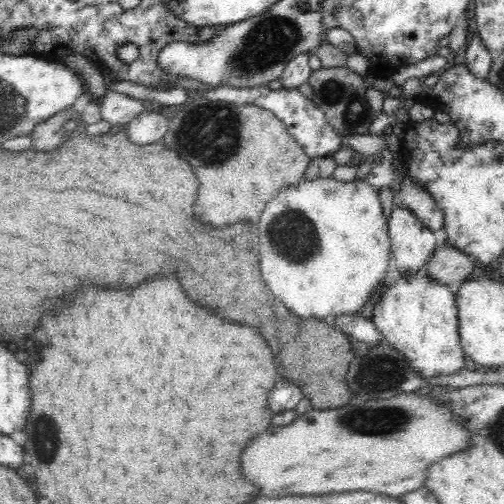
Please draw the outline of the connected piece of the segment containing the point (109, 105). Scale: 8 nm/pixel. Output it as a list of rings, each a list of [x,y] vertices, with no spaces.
[[[107,90],[100,99],[101,120],[112,123],[113,130],[126,127],[131,120],[145,112],[142,100],[135,100],[122,92]]]

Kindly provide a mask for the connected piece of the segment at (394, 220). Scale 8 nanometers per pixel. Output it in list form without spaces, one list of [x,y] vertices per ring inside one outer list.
[[[393,203],[391,214],[387,218],[387,227],[394,263],[400,274],[416,275],[424,272],[425,264],[437,246],[434,231],[426,228],[410,209],[396,203]]]

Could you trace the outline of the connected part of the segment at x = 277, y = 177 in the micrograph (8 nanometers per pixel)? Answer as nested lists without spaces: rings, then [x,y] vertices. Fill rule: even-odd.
[[[204,98],[187,100],[172,116],[172,142],[164,146],[176,150],[194,168],[200,180],[194,214],[214,229],[238,221],[258,222],[266,203],[282,187],[304,180],[311,161],[272,112],[254,105],[237,106]]]

